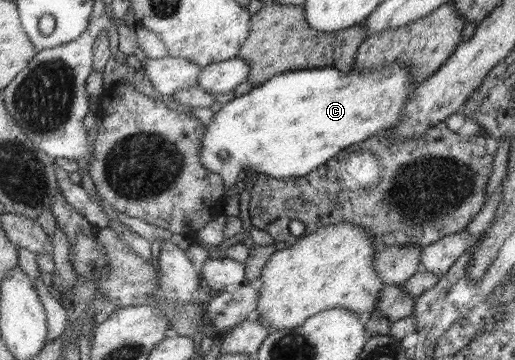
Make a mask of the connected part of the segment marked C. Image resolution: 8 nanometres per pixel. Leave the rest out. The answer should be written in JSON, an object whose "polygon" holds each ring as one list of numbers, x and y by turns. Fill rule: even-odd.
{"polygon":[[394,63,349,74,332,67,301,69,271,77,264,83,254,85,248,93,222,104,221,109,213,115,205,129,202,163,206,170,221,175,226,190,248,175,264,174,275,179,305,177,320,165,325,165,326,161,334,159,336,153,348,145,376,139,401,120,401,113,405,112,409,97,421,84,413,83,410,66]]}

